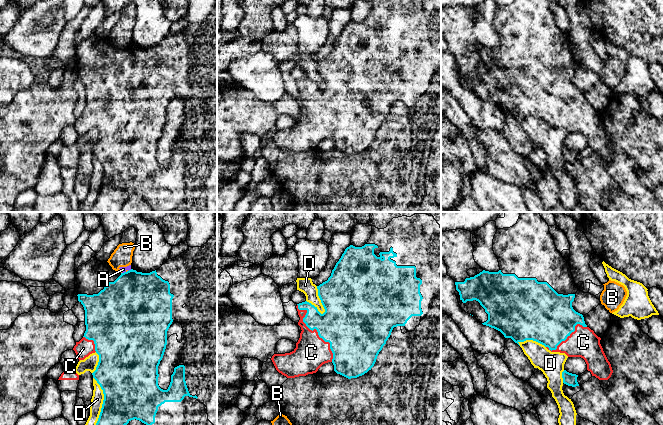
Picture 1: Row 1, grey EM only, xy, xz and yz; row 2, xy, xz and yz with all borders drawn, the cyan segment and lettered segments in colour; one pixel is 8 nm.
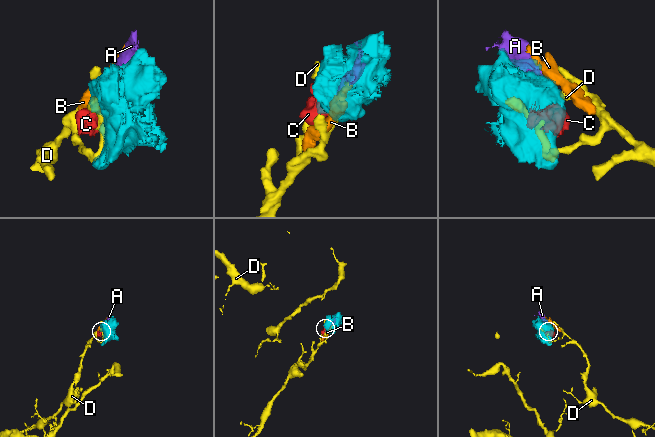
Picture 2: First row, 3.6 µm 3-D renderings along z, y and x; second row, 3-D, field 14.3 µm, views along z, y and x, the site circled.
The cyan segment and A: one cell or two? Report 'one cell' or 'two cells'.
two cells

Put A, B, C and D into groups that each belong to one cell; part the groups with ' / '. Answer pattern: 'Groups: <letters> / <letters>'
Groups: A B / C / D

